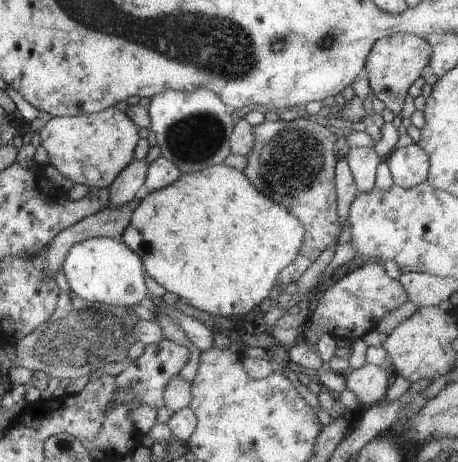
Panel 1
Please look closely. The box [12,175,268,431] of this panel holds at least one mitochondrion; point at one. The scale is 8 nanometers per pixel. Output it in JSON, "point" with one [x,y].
{"point":[80,338]}

